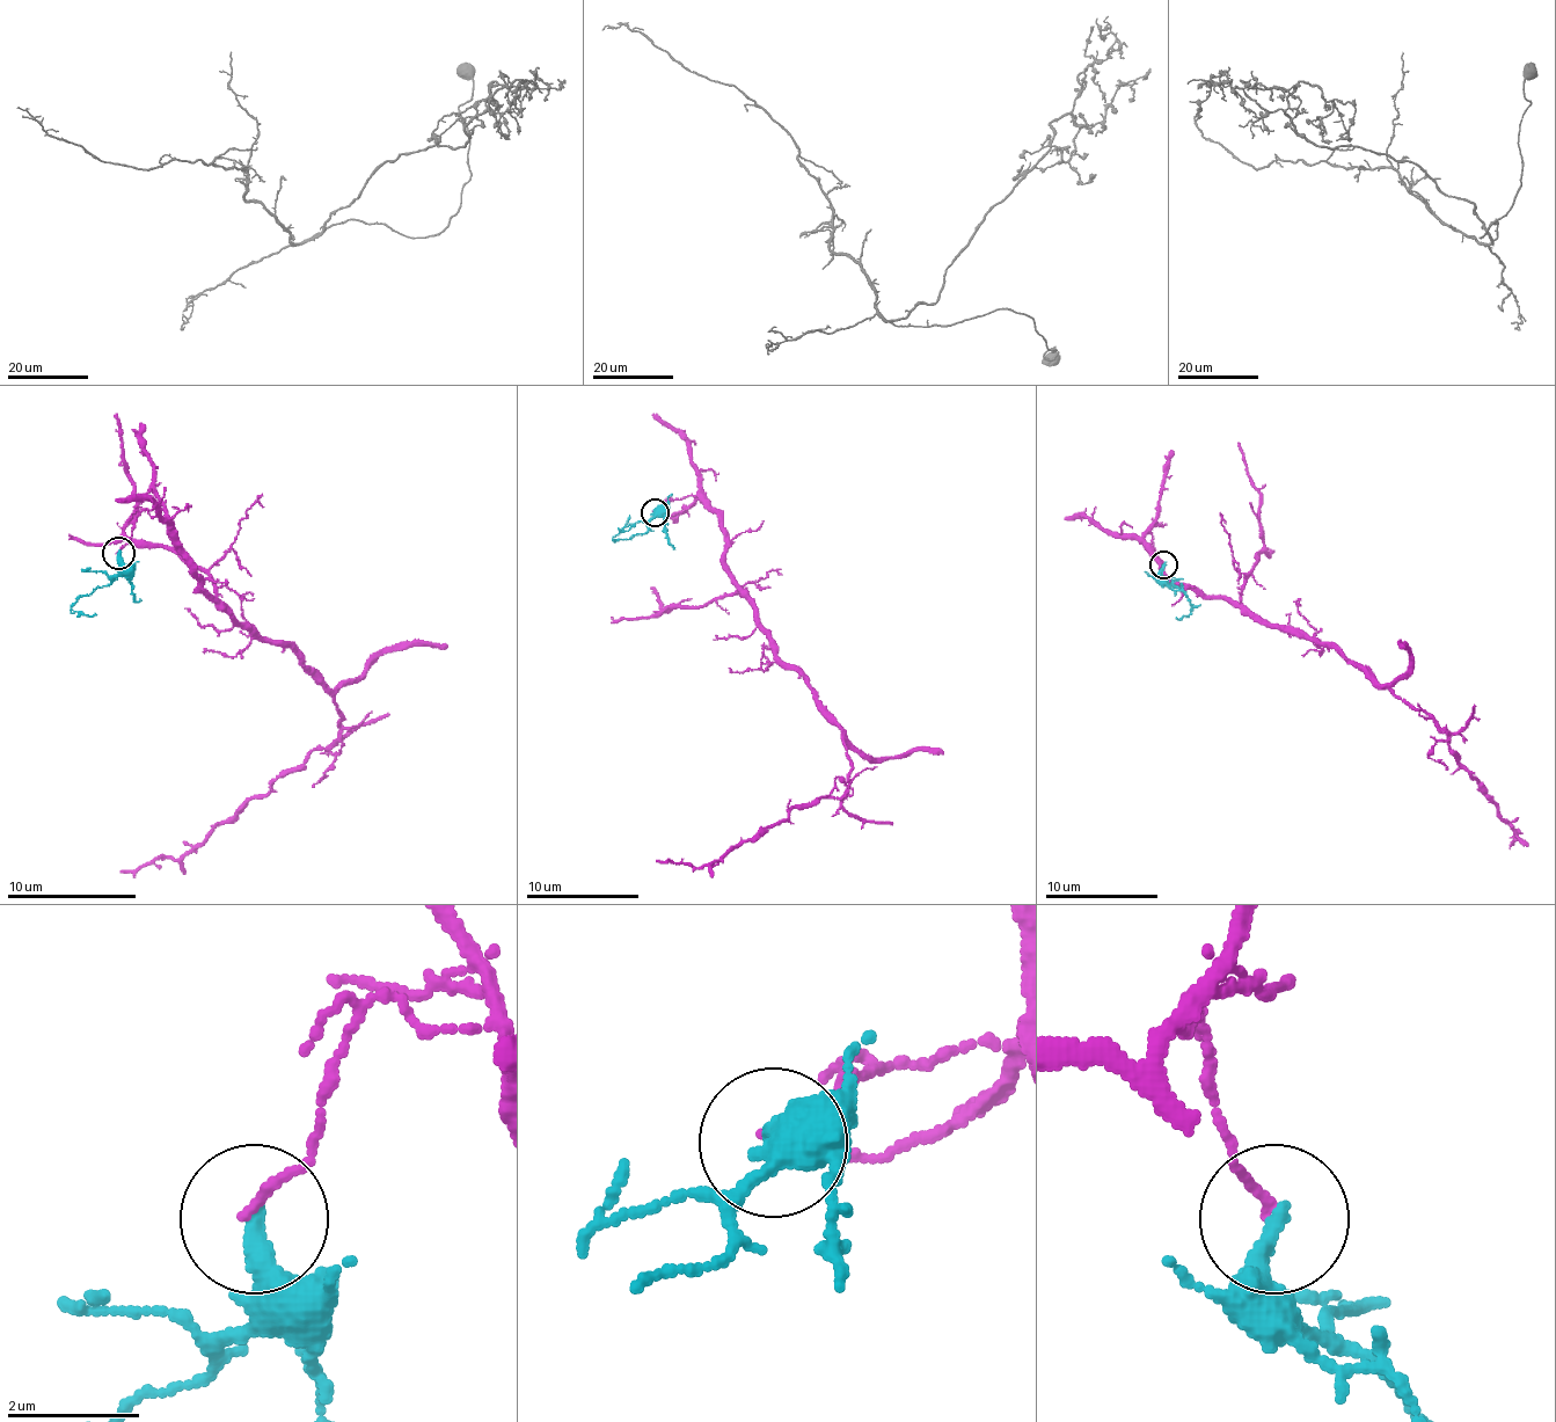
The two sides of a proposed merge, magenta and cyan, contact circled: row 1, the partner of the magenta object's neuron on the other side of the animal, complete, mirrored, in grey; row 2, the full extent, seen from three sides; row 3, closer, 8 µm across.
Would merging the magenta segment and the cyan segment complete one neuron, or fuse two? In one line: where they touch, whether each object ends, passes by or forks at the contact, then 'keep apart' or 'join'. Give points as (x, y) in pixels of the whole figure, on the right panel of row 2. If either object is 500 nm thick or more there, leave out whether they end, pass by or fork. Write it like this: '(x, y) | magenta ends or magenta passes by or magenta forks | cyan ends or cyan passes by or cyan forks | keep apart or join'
(1163, 564) | magenta ends | cyan ends | keep apart

